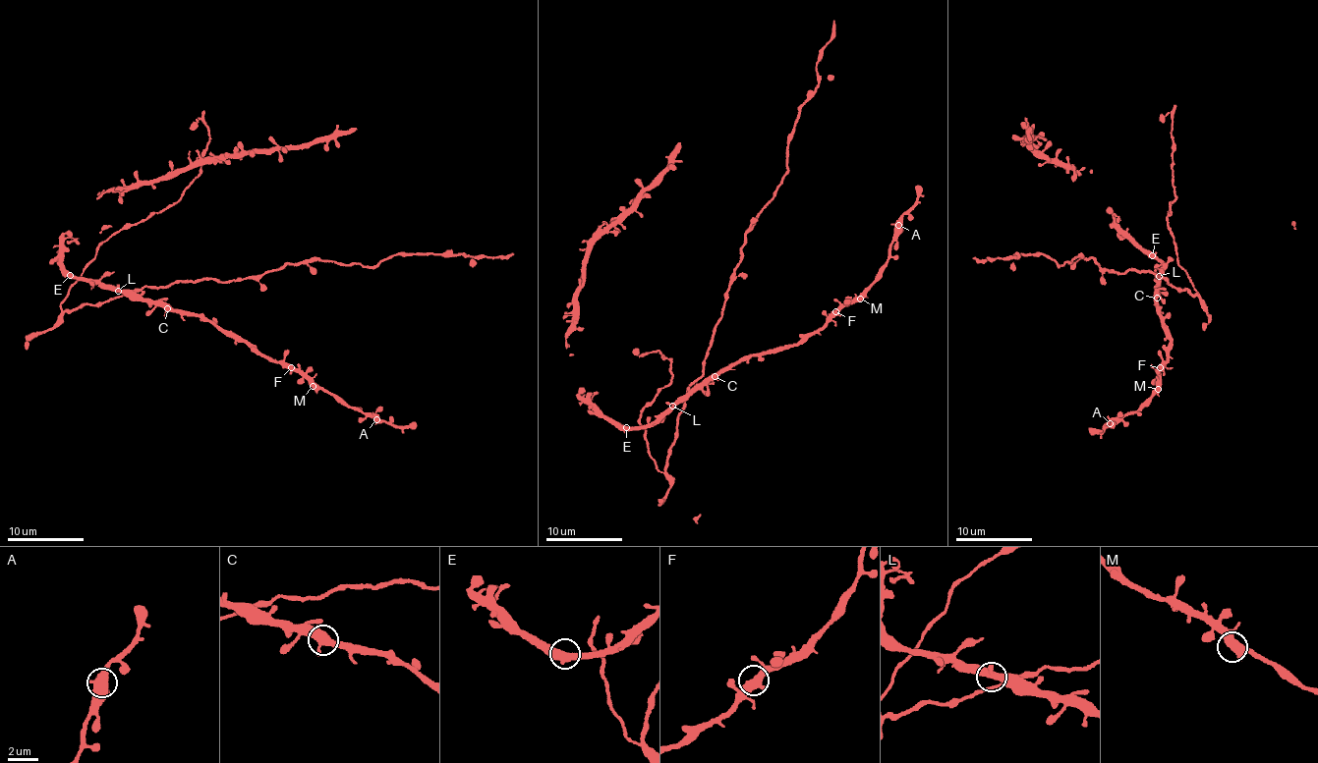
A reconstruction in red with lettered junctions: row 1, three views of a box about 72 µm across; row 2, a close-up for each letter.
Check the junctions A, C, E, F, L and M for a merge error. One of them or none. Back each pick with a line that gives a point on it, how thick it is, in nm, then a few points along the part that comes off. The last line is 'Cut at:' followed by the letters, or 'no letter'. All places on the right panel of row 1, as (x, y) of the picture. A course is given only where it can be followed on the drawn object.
Cut at: no letter

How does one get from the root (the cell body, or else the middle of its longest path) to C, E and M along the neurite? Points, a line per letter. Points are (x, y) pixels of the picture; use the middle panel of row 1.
C: (672, 408), (715, 376)
E: (672, 408), (651, 422), (626, 427)
M: (672, 408), (741, 360), (760, 356), (773, 349), (792, 347), (818, 330), (828, 318), (860, 299)

